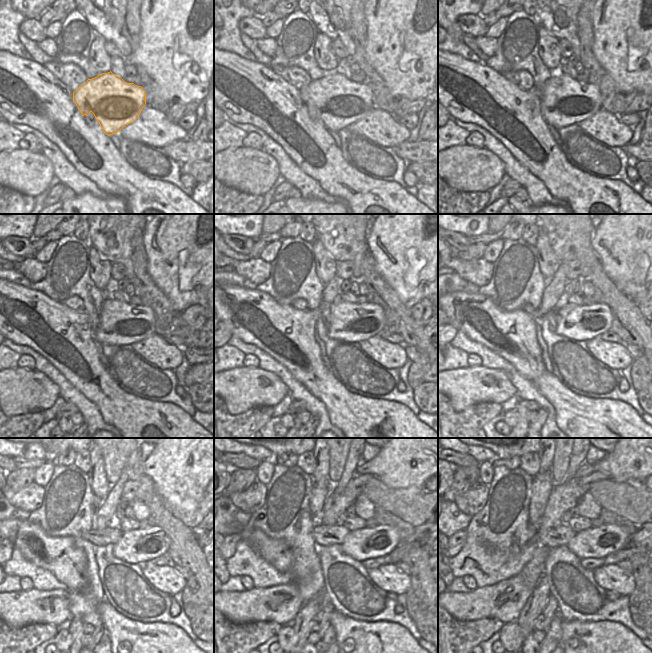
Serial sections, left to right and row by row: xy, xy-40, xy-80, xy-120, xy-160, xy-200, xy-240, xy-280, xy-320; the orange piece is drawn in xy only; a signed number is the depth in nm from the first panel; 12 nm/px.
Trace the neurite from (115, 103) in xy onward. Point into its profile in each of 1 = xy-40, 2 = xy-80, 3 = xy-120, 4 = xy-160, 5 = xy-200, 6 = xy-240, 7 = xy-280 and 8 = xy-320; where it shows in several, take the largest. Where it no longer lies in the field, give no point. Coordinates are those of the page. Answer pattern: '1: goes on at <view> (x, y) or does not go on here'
1: goes on at xy-40 (339, 102)
2: goes on at xy-80 (564, 101)
3: goes on at xy-120 (120, 323)
4: goes on at xy-160 (351, 322)
5: goes on at xy-200 (583, 322)
6: goes on at xy-240 (136, 546)
7: goes on at xy-280 (362, 544)
8: goes on at xy-320 (597, 542)

